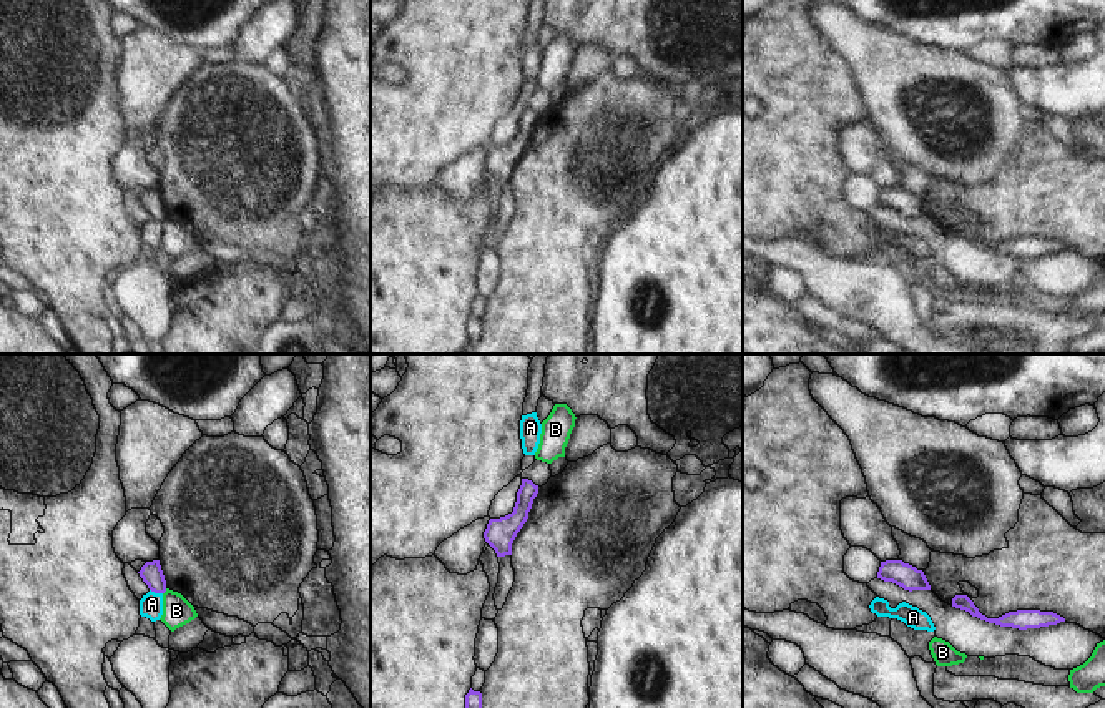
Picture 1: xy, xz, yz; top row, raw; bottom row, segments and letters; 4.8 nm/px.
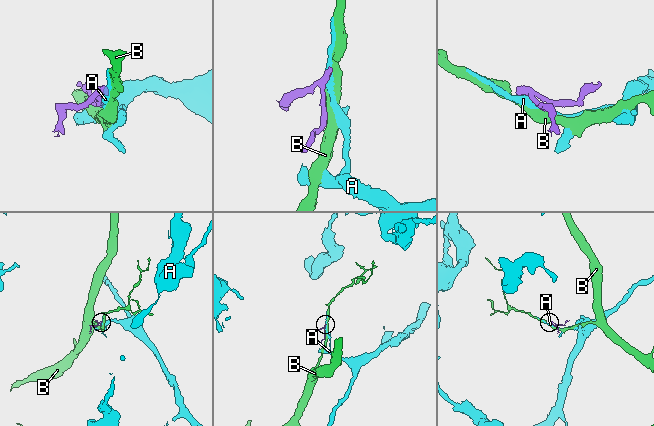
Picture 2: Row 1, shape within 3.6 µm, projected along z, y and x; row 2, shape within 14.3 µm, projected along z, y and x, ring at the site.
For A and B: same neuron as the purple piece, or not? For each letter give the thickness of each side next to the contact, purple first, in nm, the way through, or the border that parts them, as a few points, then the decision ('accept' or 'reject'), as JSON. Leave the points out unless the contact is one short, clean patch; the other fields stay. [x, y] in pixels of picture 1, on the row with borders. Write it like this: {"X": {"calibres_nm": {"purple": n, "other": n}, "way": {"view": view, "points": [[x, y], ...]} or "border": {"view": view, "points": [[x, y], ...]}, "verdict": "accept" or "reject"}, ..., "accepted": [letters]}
{"A": {"calibres_nm": {"purple": 110, "other": 110}, "border": {"view": "xy", "points": [[150, 589], [162, 594]]}, "verdict": "reject"}, "B": {"calibres_nm": {"purple": 110, "other": 140}, "border": {"view": "xy", "points": [[166, 589], [163, 594]]}, "verdict": "reject"}, "accepted": []}

